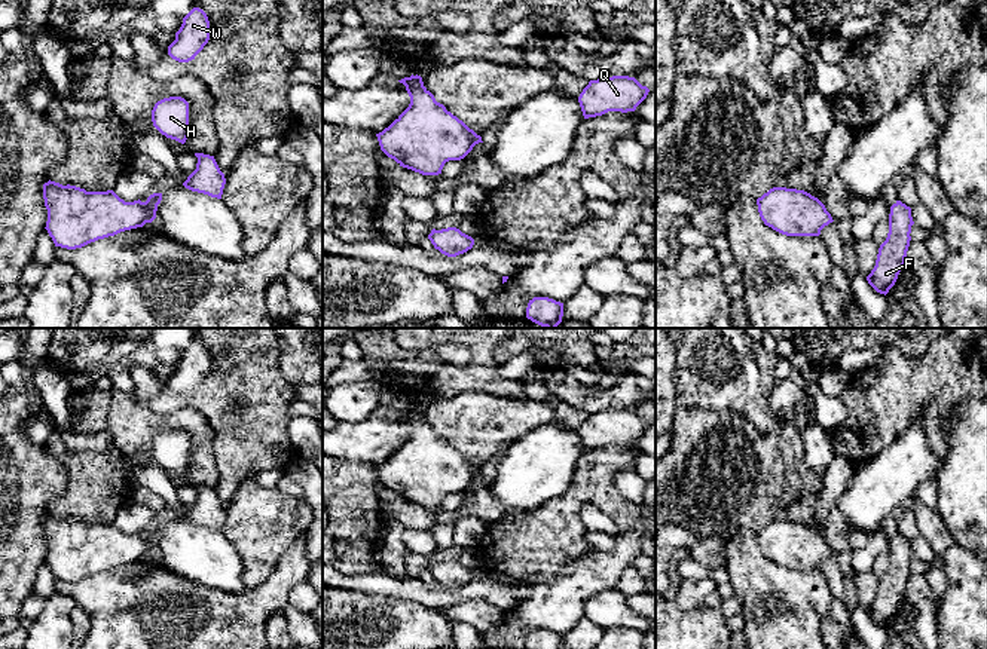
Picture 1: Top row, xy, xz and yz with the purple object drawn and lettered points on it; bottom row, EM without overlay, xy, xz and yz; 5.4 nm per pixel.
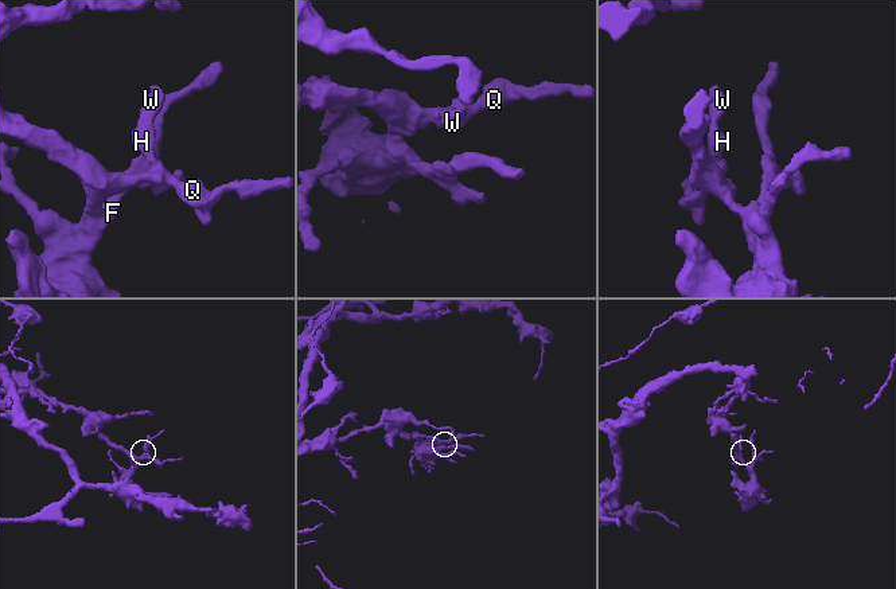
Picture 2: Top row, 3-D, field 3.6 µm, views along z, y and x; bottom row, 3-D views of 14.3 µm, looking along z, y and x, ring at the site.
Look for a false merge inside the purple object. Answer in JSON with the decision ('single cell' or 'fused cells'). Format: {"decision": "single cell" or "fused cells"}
{"decision": "single cell"}

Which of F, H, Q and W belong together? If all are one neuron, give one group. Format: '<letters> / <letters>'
F H Q W

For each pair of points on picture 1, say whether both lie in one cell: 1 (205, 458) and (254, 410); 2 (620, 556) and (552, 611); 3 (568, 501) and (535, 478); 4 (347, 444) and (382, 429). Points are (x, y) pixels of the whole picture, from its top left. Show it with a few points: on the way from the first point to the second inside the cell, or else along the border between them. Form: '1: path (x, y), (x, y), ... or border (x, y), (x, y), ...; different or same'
1: border (202, 416), (213, 431), (217, 483); different
2: path (604, 568), (586, 576), (568, 594); same
3: border (575, 464), (571, 484), (558, 496), (528, 511); different
4: path (356, 441), (370, 441), (373, 438); same

